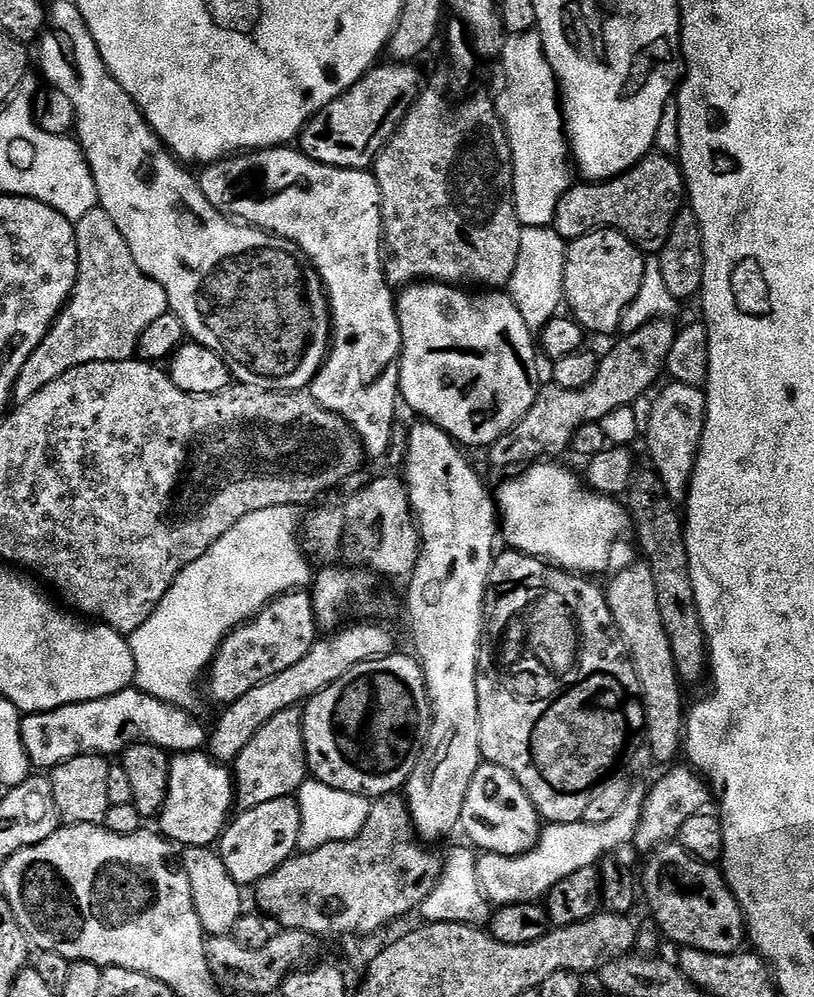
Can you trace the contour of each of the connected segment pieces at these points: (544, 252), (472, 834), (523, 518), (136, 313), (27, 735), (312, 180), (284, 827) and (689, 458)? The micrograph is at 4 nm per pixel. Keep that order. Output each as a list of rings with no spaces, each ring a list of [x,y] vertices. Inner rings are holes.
[[[550,226],[523,227],[520,231],[518,263],[511,275],[508,295],[518,306],[527,328],[534,334],[539,333],[563,305],[567,245],[567,241]]]
[[[481,763],[467,787],[460,811],[459,827],[470,838],[469,843],[484,852],[517,856],[535,846],[542,821],[521,784],[508,770],[496,764]],[[480,847],[480,848],[479,848]]]
[[[536,462],[521,472],[521,476],[506,481],[494,496],[503,543],[505,540],[509,549],[525,552],[566,572],[607,573],[616,539],[630,528],[627,507],[619,499],[593,492],[560,462]]]
[[[97,206],[75,221],[78,246],[78,274],[72,294],[52,321],[44,341],[26,358],[16,375],[14,396],[17,401],[28,400],[42,386],[54,382],[66,370],[90,362],[130,360],[136,356],[138,338],[150,322],[170,311],[166,290],[158,286],[134,262],[126,238],[114,226],[114,218]]]
[[[129,686],[123,692],[107,696],[105,700],[87,700],[49,712],[25,715],[20,722],[22,746],[26,746],[32,765],[40,770],[57,768],[75,756],[95,754],[108,758],[111,752],[123,753],[129,744],[137,742],[152,744],[169,754],[198,752],[205,747],[206,728],[190,715],[183,708],[147,696],[145,692]]]
[[[281,146],[278,148],[257,148],[251,152],[242,152],[239,154],[233,154],[231,156],[225,156],[223,160],[216,160],[213,164],[205,164],[199,169],[198,179],[200,181],[200,189],[202,194],[206,194],[206,202],[210,202],[214,206],[214,210],[218,210],[222,216],[231,218],[233,221],[241,224],[249,224],[251,228],[260,228],[264,232],[269,232],[272,236],[281,236],[286,238],[290,242],[294,242],[297,248],[300,249],[304,254],[304,259],[314,269],[327,297],[328,297],[328,310],[330,313],[330,347],[328,349],[328,356],[323,360],[323,364],[319,368],[319,372],[312,379],[310,385],[310,391],[319,404],[326,410],[336,412],[342,419],[348,423],[348,427],[352,429],[356,434],[356,439],[360,441],[360,447],[365,453],[368,452],[372,456],[384,456],[388,452],[388,447],[392,444],[392,427],[396,424],[396,400],[398,404],[398,397],[400,396],[400,323],[398,322],[398,314],[396,313],[396,300],[394,299],[394,289],[389,284],[387,278],[384,277],[384,219],[382,218],[382,210],[380,209],[380,191],[378,190],[378,182],[376,181],[375,175],[371,171],[362,168],[335,168],[334,166],[326,166],[322,162],[314,162],[308,156],[304,155],[303,152],[297,150],[292,146]]]
[[[293,797],[278,798],[274,802],[266,802],[263,806],[254,806],[254,810],[240,812],[220,833],[218,851],[230,878],[241,886],[255,886],[266,874],[278,870],[282,862],[286,862],[297,851],[300,842],[300,809]]]
[[[675,382],[665,385],[657,394],[648,416],[648,452],[652,455],[651,467],[663,482],[668,499],[680,502],[685,499],[688,483],[692,481],[696,454],[700,451],[700,439],[704,433],[708,397],[694,386]]]

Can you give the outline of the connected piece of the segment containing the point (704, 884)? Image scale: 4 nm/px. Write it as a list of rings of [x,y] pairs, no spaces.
[[[669,842],[667,844],[661,844],[655,852],[651,853],[647,857],[648,860],[644,864],[644,888],[642,884],[642,896],[648,899],[648,908],[652,911],[652,916],[656,919],[656,924],[669,936],[670,939],[676,943],[676,946],[680,948],[693,948],[694,950],[702,950],[703,952],[709,952],[710,954],[730,954],[731,952],[741,951],[746,944],[746,925],[744,923],[744,915],[742,910],[738,906],[738,902],[734,898],[734,894],[728,888],[728,884],[724,881],[724,873],[719,867],[703,864],[701,860],[695,860],[689,852],[686,851],[679,842]]]

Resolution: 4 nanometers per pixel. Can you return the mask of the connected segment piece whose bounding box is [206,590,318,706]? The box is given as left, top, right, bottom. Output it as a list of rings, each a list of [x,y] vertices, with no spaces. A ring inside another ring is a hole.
[[[297,590],[274,597],[259,614],[233,628],[232,633],[224,637],[224,641],[220,643],[216,656],[206,669],[209,698],[220,704],[219,706],[233,704],[238,698],[242,698],[242,694],[254,690],[254,686],[262,686],[262,682],[274,678],[274,674],[282,674],[282,670],[287,670],[288,667],[295,666],[301,658],[306,658],[306,654],[310,654],[310,646],[314,646],[316,639],[318,629],[311,595],[307,591]]]

